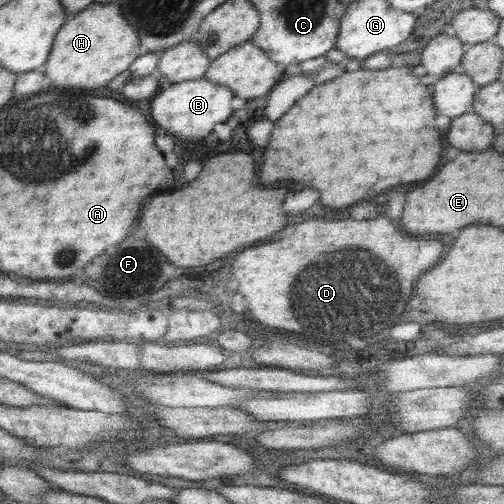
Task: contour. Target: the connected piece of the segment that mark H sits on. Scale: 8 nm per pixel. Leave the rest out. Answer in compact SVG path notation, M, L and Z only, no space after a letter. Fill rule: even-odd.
M94 2L84 10L69 16L65 21L54 37L50 54L43 64L42 70L46 78L54 86L60 86L60 88L98 88L98 86L105 88L110 80L125 70L129 70L132 62L140 56L140 44L138 34L123 17L118 2L104 4Z

